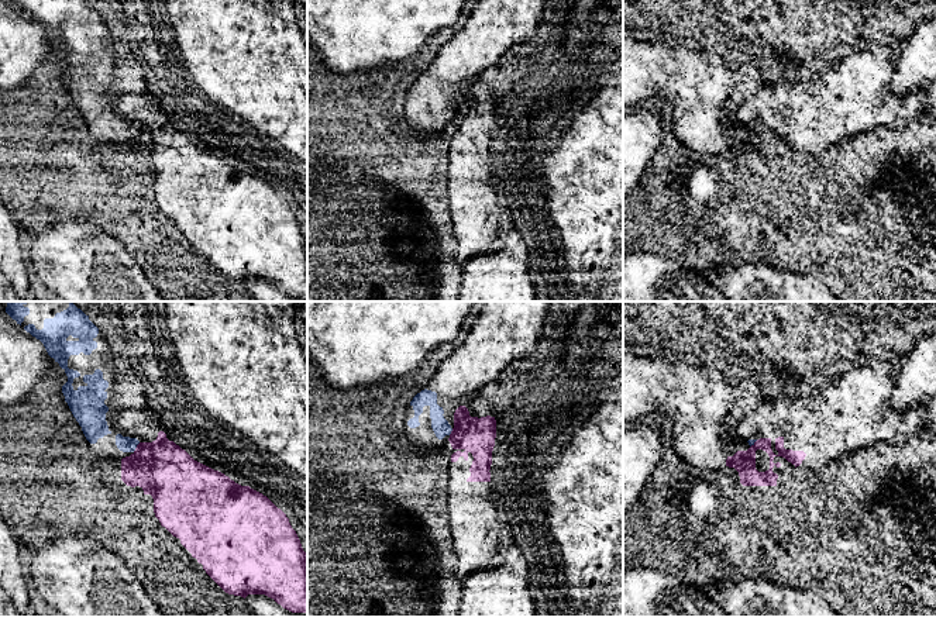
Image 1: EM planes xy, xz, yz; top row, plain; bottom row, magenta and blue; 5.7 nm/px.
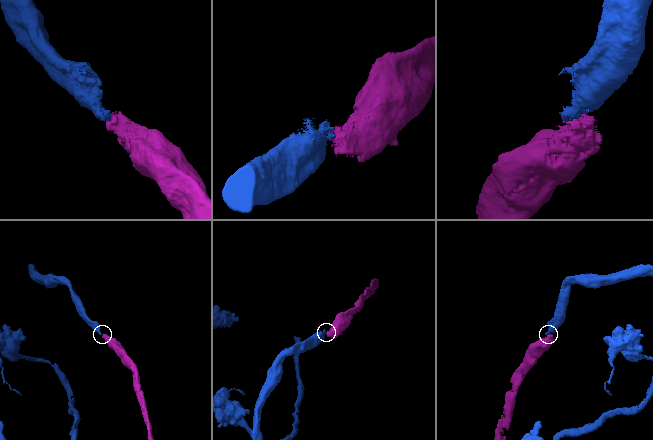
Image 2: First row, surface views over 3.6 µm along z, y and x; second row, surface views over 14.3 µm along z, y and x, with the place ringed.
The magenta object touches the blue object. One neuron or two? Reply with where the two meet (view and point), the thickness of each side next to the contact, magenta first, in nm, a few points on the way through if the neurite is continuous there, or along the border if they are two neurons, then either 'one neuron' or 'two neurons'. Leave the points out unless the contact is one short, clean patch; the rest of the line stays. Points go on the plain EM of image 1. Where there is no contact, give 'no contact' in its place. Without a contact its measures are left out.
contact xy (137, 131); calibres 320 and 90 nm; border xy (140, 127), (133, 135); two neurons

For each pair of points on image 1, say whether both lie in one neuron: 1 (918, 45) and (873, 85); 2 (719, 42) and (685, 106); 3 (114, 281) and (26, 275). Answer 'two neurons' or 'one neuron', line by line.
1: two neurons
2: two neurons
3: two neurons

